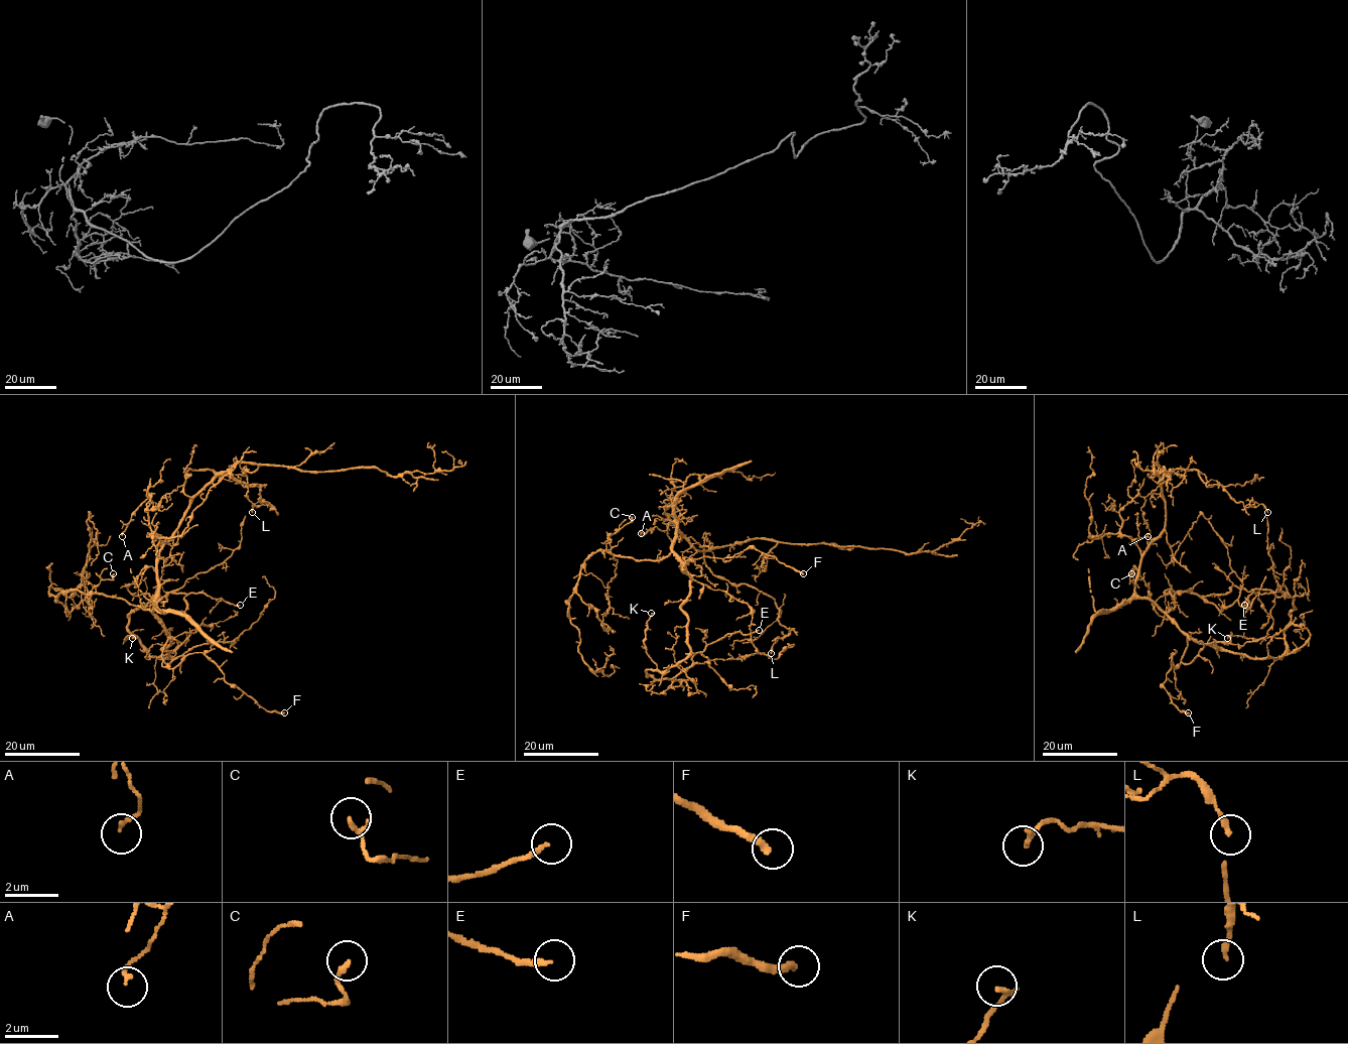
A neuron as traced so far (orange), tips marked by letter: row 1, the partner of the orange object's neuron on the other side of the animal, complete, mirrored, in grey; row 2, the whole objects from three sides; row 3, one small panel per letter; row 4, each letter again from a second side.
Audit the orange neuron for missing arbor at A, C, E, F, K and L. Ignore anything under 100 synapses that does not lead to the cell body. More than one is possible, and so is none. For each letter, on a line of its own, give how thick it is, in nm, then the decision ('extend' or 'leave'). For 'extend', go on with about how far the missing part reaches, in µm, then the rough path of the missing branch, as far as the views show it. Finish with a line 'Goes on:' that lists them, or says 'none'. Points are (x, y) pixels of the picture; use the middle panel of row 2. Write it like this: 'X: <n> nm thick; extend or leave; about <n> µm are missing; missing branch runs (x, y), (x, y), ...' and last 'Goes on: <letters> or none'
A: 150 nm thick; leave
C: 110 nm thick; leave
E: 180 nm thick; leave
F: 280 nm thick; leave
K: 190 nm thick; leave
L: 180 nm thick; leave
Goes on: none

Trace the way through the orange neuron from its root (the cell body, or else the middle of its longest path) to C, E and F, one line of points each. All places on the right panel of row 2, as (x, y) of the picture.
C: (1136, 584), (1137, 595), (1164, 611), (1175, 606), (1169, 594), (1154, 606), (1146, 582), (1131, 573)
E: (1136, 584), (1137, 595), (1199, 642), (1252, 658), (1279, 657), (1294, 600), (1251, 593), (1244, 605)
F: (1136, 584), (1135, 593), (1148, 597), (1187, 636), (1176, 668), (1172, 652), (1163, 685), (1171, 701), (1188, 712)

